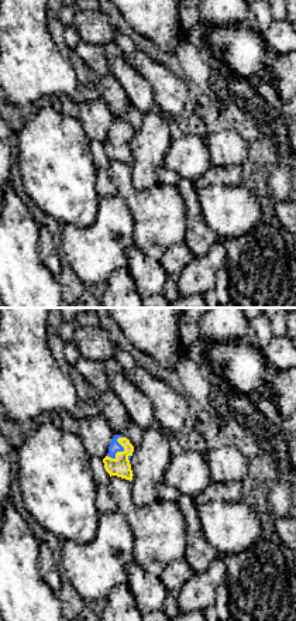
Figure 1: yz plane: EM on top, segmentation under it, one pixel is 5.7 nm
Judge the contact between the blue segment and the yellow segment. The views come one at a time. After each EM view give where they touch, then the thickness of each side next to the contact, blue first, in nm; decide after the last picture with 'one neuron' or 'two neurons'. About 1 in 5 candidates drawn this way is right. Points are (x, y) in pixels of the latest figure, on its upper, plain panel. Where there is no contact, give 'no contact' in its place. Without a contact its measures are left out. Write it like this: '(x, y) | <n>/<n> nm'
(123, 133) | 70/120 nm

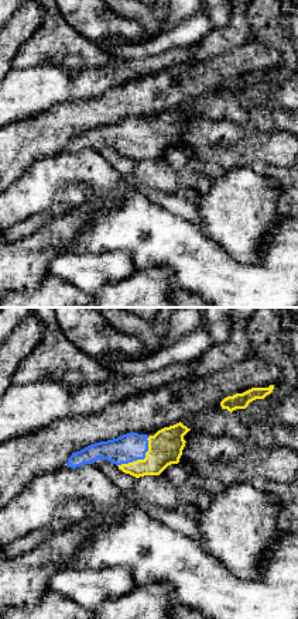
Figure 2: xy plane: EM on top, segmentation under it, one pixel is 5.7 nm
(141, 143) | 160/190 nm

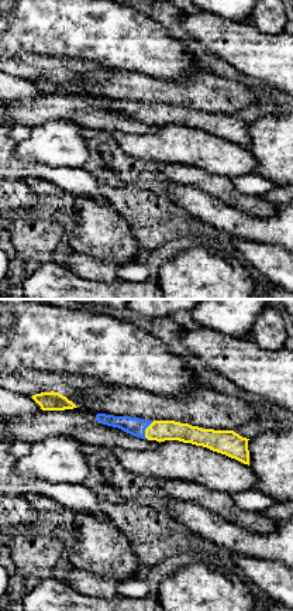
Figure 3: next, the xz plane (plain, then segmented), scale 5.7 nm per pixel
(145, 112) | 110/120 nm

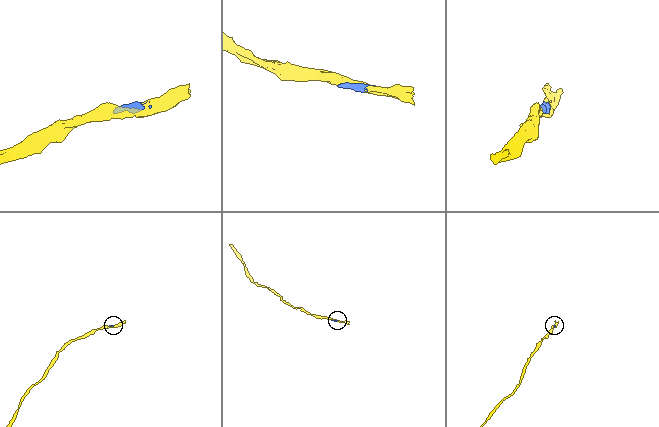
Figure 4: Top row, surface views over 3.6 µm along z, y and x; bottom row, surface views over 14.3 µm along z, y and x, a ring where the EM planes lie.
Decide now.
one neuron

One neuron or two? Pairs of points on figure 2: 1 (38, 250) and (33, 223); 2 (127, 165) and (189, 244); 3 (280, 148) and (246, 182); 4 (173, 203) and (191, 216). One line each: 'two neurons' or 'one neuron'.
1: two neurons
2: two neurons
3: two neurons
4: one neuron

